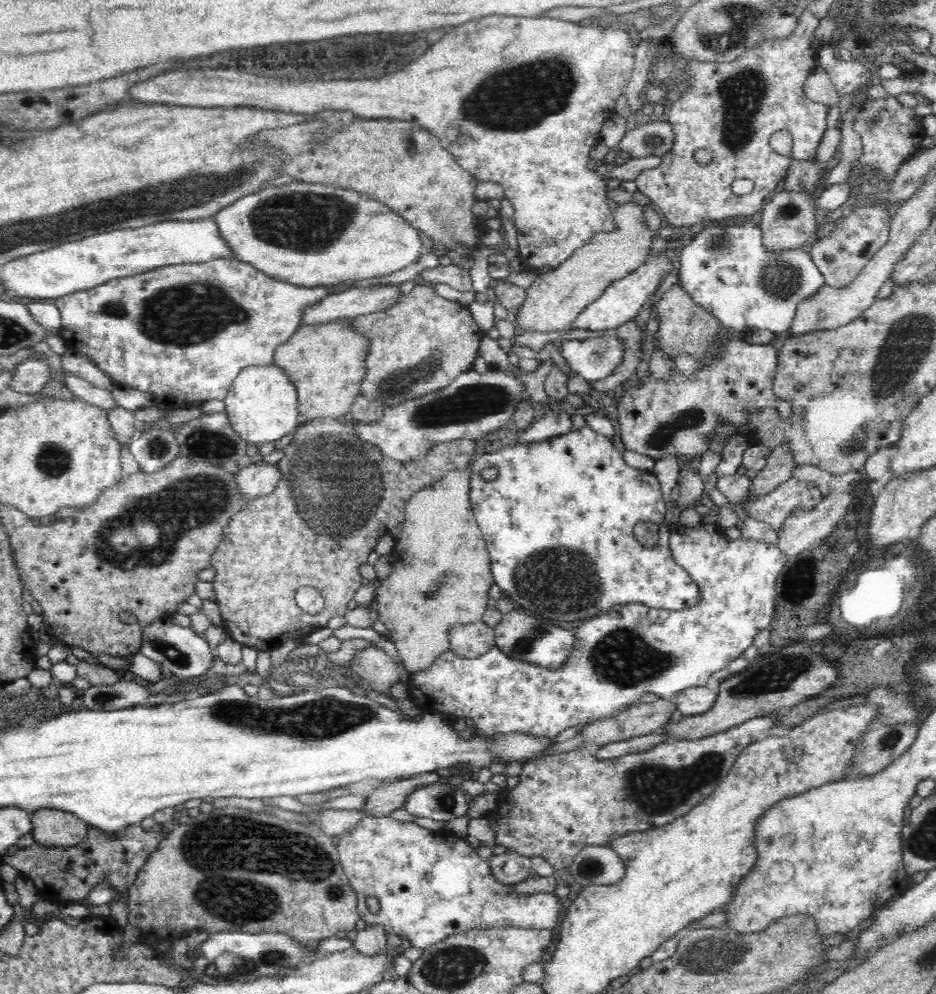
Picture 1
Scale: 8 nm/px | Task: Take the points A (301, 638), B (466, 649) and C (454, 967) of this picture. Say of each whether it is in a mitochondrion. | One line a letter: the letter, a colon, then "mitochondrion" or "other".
A: other
B: other
C: mitochondrion

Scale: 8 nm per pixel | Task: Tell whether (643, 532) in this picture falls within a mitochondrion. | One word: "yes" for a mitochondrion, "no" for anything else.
yes

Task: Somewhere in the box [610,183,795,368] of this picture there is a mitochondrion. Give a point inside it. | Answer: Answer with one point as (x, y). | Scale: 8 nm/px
(724, 244)

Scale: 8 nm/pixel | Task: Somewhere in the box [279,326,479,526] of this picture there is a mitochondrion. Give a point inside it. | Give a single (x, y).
(392, 385)

